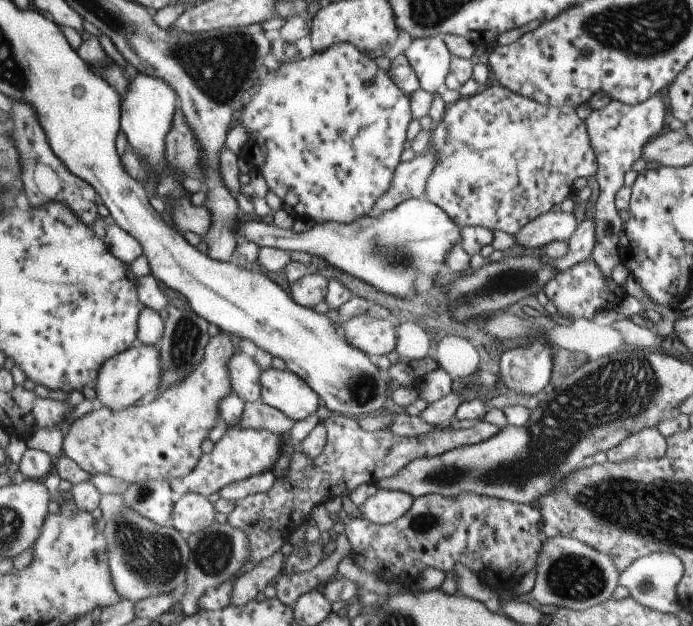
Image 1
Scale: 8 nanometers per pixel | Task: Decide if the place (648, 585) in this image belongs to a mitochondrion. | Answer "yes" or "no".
yes

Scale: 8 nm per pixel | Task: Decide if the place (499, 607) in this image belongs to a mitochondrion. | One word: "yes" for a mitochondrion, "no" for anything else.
no

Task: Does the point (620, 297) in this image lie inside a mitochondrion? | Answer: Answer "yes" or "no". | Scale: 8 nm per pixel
no

